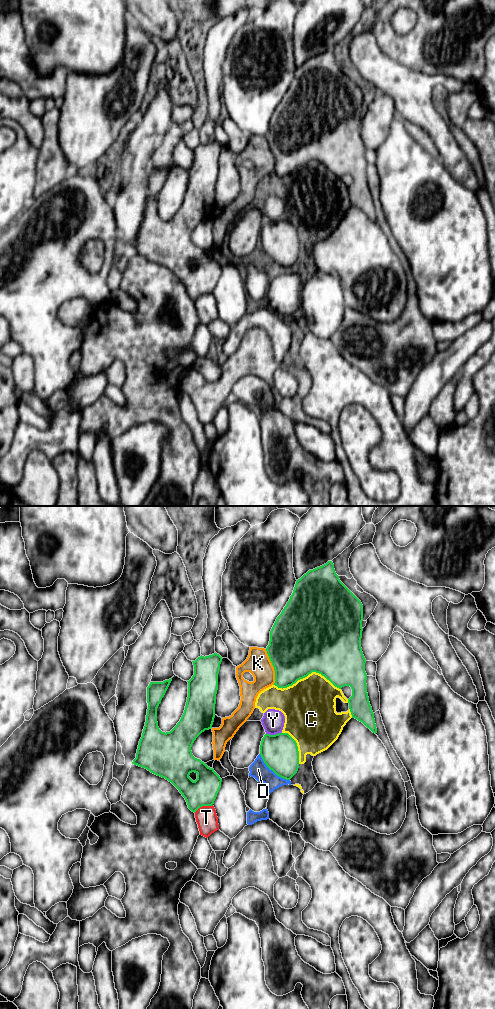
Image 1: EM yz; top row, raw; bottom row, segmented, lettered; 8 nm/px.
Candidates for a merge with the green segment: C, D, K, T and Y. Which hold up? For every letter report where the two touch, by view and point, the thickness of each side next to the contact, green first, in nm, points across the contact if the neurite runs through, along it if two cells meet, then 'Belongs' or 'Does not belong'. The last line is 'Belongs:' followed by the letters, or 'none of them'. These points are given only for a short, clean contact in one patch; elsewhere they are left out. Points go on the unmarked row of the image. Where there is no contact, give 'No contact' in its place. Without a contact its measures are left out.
C: Touches green at yz (307, 163). Thickness 480 nm (green) against 420 nm. Does not belong
D: Touches green at yz (272, 258). Thickness 300 nm (green) against 140 nm. Does not belong
K: Touches green at yz (273, 154). Thickness 460 nm (green) against 190 nm. Does not belong
T: Touches green at yz (203, 293). Thickness 220 nm (green) against 170 nm. Does not belong
Y: Touches green at yz (273, 223). Thickness 300 nm (green) against 180 nm. Boundary: yz (281, 220), (266, 222). Does not belong
Belongs: none of them

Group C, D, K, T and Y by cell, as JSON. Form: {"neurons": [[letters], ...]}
{"neurons": [["C", "D", "Y"], ["K"], ["T"]]}

